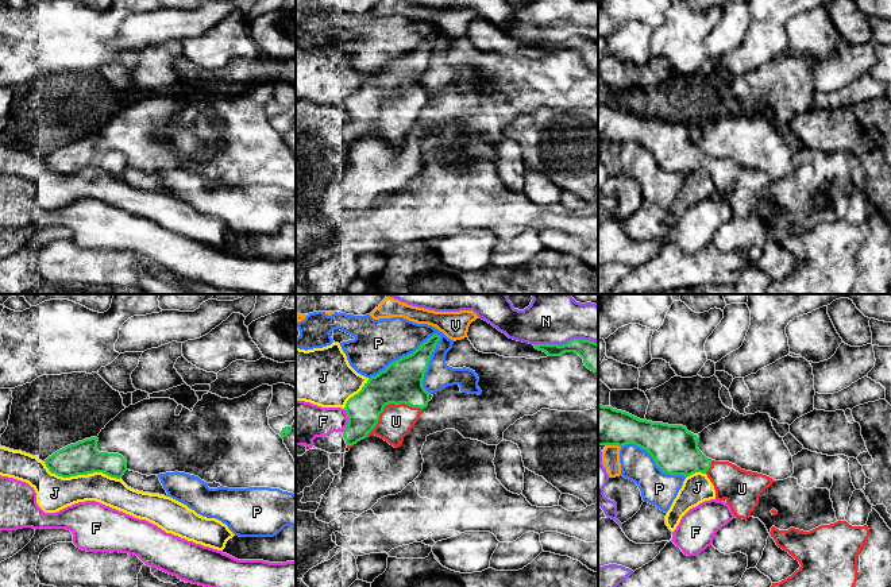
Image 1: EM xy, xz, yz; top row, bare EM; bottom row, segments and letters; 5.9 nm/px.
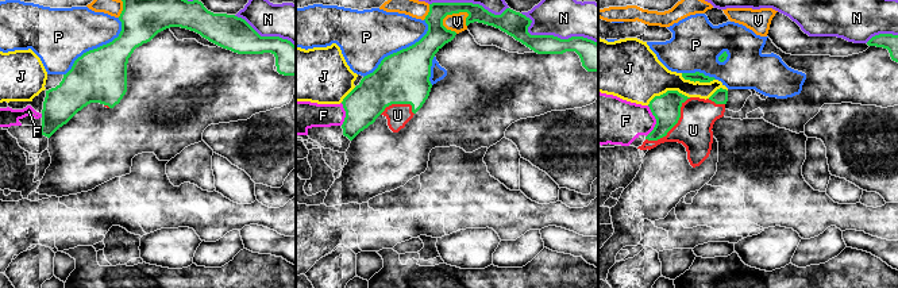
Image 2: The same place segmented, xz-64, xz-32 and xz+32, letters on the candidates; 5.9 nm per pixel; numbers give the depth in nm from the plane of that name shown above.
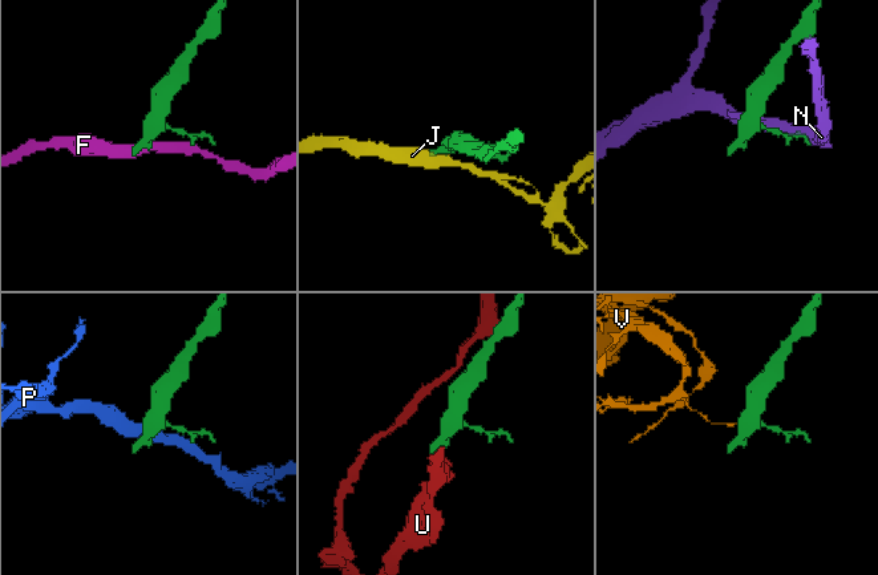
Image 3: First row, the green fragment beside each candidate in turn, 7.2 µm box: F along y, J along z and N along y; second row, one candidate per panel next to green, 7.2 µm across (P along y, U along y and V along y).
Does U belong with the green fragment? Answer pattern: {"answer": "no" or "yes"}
{"answer": "yes"}

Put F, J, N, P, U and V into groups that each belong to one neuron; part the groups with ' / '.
F / J / N / P / U / V

